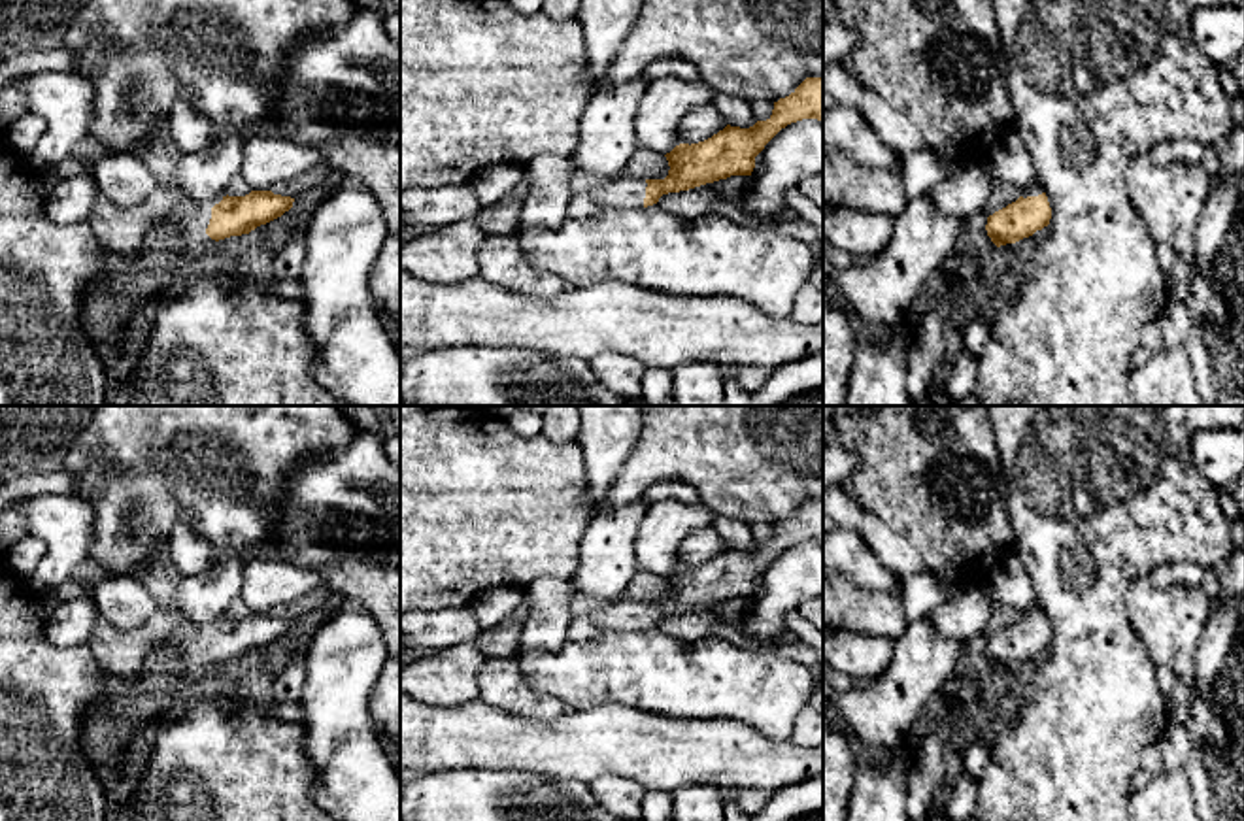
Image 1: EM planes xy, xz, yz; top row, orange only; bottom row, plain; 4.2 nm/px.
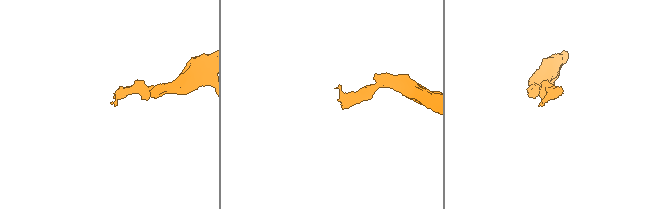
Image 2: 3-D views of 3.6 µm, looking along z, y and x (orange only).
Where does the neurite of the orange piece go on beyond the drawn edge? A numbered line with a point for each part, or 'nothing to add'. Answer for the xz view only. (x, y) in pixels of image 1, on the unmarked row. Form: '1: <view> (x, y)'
1: xz (622, 614)

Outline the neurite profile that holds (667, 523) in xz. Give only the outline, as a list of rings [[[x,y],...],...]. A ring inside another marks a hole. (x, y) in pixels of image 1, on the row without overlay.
[[[664,498],[649,504],[644,513],[634,555],[638,570],[666,578],[680,568],[678,549],[697,528],[712,525],[715,515],[706,506],[689,506],[681,498]]]

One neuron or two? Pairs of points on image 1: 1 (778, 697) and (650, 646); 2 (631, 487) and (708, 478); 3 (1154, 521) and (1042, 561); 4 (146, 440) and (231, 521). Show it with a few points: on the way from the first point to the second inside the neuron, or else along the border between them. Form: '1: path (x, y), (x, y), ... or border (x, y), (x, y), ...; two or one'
1: path (746, 684), (682, 678); one
2: path (650, 469), (689, 469); one
3: path (1126, 521), (1092, 521), (1078, 533), (1069, 535); one
4: path (167, 457), (210, 501); one

